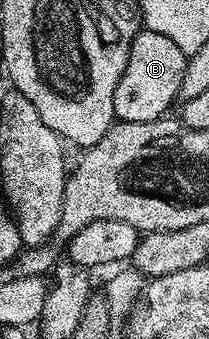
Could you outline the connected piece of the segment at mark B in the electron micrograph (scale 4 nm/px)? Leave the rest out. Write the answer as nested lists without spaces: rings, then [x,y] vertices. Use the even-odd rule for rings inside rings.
[[[142,29],[128,50],[126,69],[114,89],[114,113],[122,123],[141,123],[165,118],[172,102],[180,99],[182,77],[188,68],[189,56],[184,54],[170,37]]]

